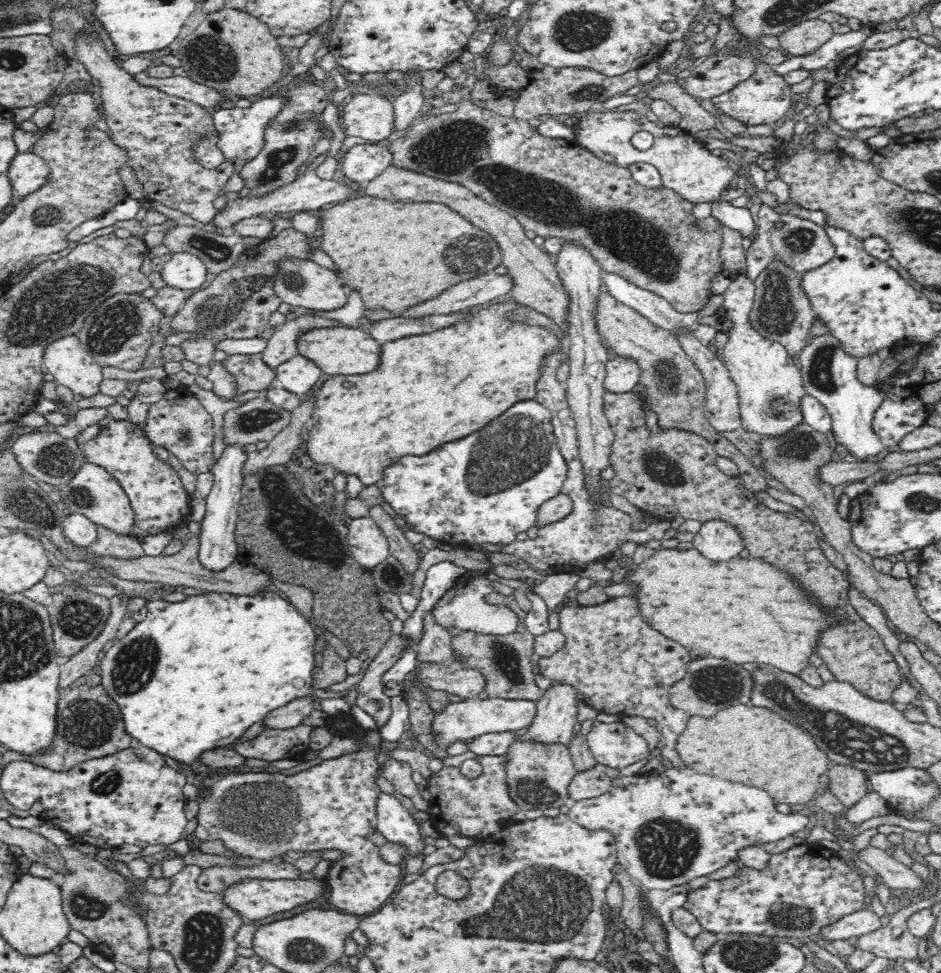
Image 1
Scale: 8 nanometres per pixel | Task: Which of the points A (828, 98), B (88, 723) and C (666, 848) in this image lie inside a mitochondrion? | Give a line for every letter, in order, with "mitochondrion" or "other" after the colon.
A: other
B: mitochondrion
C: mitochondrion

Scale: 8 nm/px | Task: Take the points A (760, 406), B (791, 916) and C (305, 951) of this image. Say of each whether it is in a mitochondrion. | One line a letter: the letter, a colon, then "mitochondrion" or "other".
A: other
B: mitochondrion
C: mitochondrion

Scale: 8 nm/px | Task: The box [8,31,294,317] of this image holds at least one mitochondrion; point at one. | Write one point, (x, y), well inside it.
(48, 218)

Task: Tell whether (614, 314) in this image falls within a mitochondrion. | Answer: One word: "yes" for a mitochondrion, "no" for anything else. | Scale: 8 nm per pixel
no

